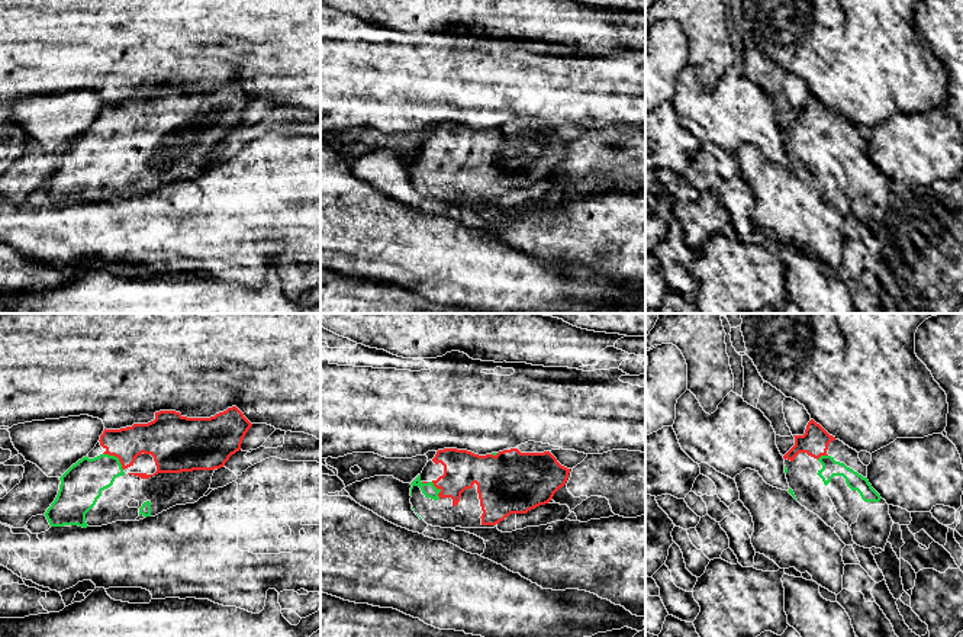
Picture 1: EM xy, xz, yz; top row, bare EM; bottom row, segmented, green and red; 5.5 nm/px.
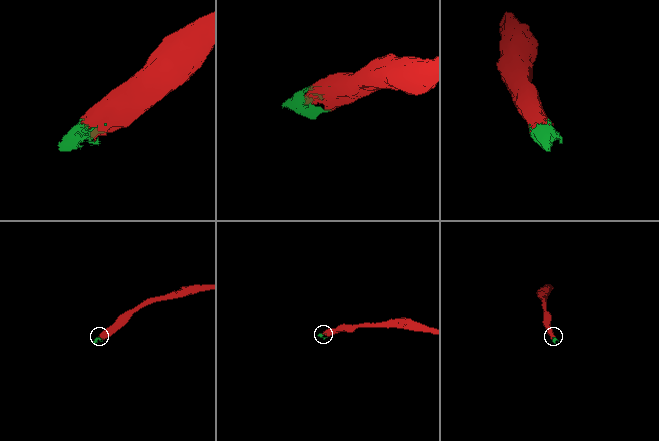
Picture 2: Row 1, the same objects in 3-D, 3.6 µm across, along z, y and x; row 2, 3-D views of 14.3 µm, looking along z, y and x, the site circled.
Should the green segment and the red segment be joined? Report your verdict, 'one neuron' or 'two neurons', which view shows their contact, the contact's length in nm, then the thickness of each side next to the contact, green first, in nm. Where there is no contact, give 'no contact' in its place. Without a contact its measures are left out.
one neuron; meets green in xy; contact 150 nm long; 240 nm thick on the green side, 190 nm on the other

